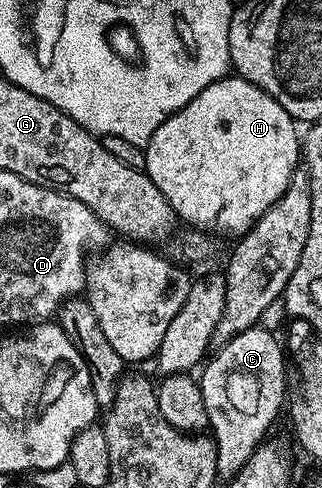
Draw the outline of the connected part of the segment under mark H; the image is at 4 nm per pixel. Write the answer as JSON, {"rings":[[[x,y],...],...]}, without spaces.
{"rings":[[[228,75],[213,82],[209,87],[205,87],[205,91],[198,93],[189,104],[176,111],[169,119],[165,119],[165,123],[161,123],[161,127],[157,127],[157,131],[153,131],[151,141],[145,147],[147,155],[145,171],[149,175],[149,179],[153,179],[153,183],[157,183],[157,191],[161,191],[161,195],[165,195],[165,199],[171,204],[171,209],[180,222],[188,221],[191,227],[199,231],[216,229],[219,233],[242,235],[254,227],[255,220],[261,215],[265,215],[265,211],[269,211],[269,207],[273,207],[273,203],[277,203],[277,199],[281,199],[281,195],[289,187],[291,177],[297,172],[297,166],[301,161],[301,133],[295,128],[297,128],[295,118],[290,117],[285,111],[285,107],[281,107],[281,103],[277,103],[277,99],[273,99],[271,94],[265,92],[261,87],[249,83],[241,76]]]}

